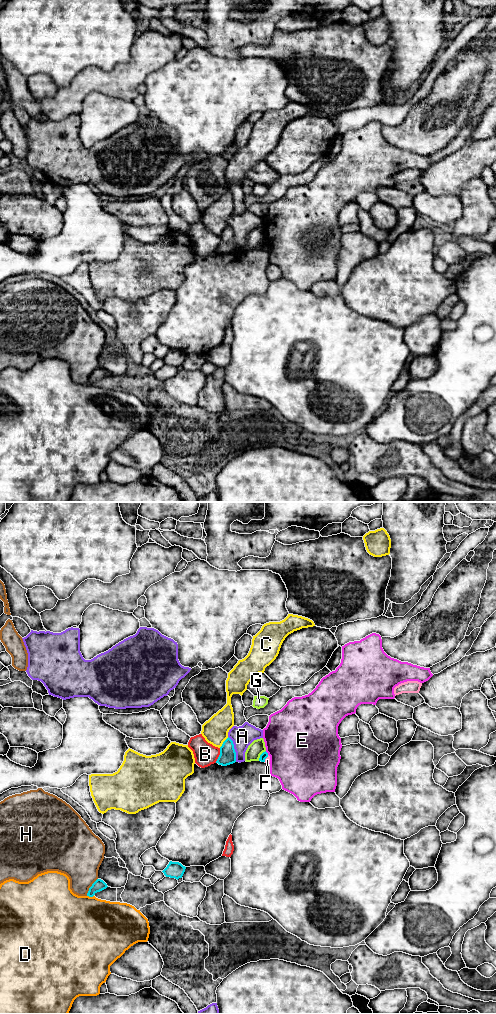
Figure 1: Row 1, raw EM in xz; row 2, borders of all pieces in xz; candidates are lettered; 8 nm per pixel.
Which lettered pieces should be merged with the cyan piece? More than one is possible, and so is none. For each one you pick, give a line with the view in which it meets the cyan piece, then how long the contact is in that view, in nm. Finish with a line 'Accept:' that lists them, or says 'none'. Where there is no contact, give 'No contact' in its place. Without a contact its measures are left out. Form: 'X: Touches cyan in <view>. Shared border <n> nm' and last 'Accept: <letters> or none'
Accept: none

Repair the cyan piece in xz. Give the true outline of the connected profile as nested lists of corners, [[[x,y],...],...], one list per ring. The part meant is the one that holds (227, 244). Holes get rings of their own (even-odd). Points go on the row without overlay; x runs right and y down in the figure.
[[[228,225],[220,235],[220,243],[216,249],[219,253],[227,254],[236,250],[236,240],[233,229]]]

